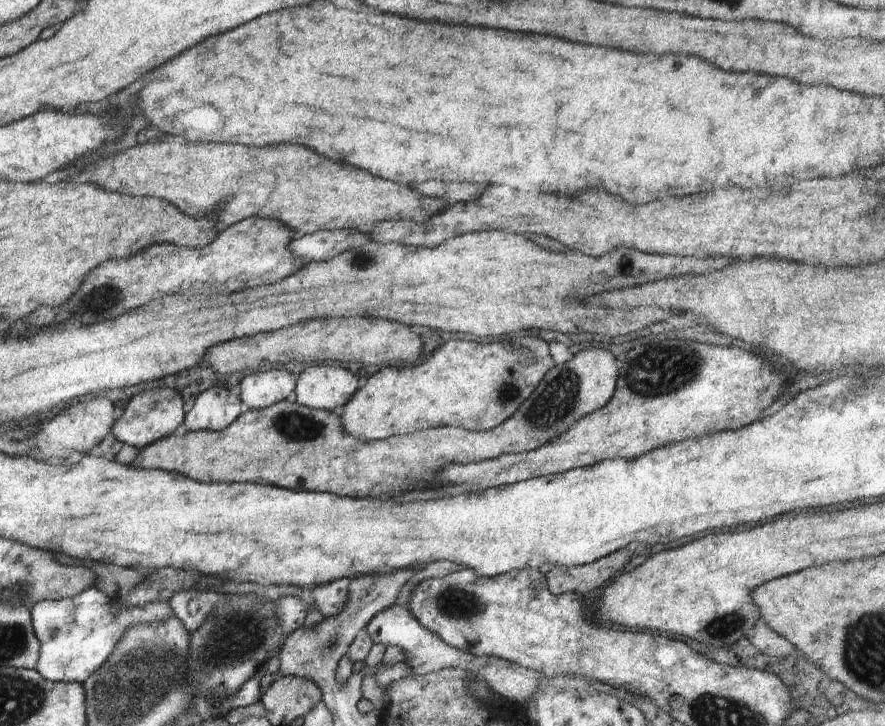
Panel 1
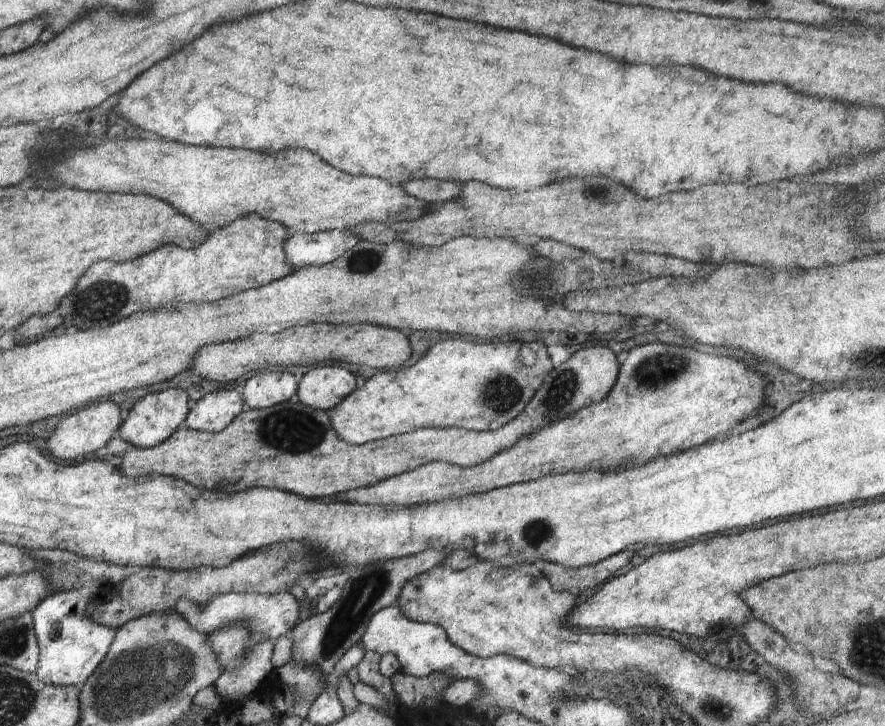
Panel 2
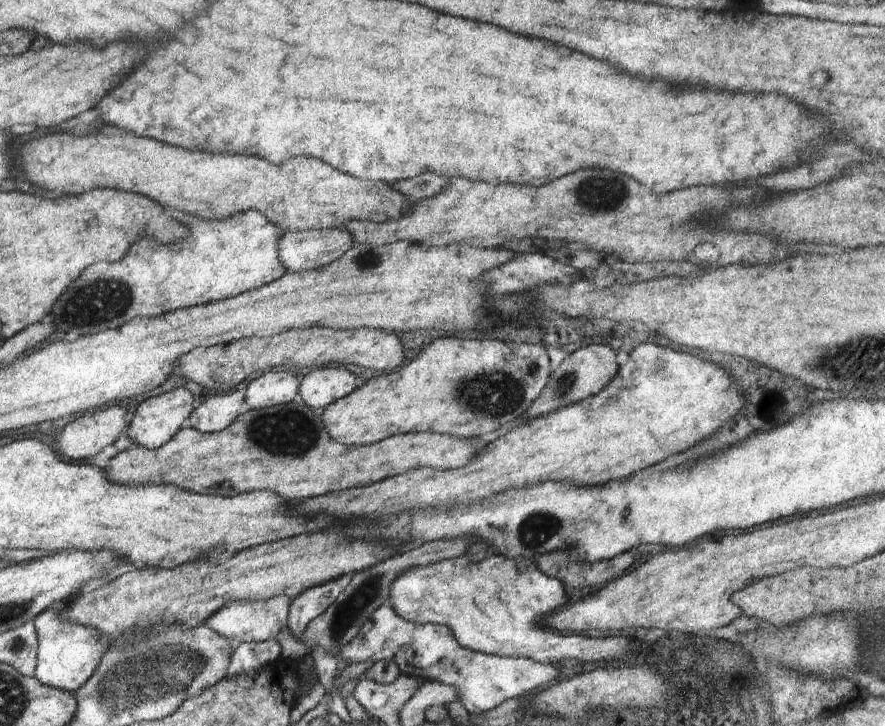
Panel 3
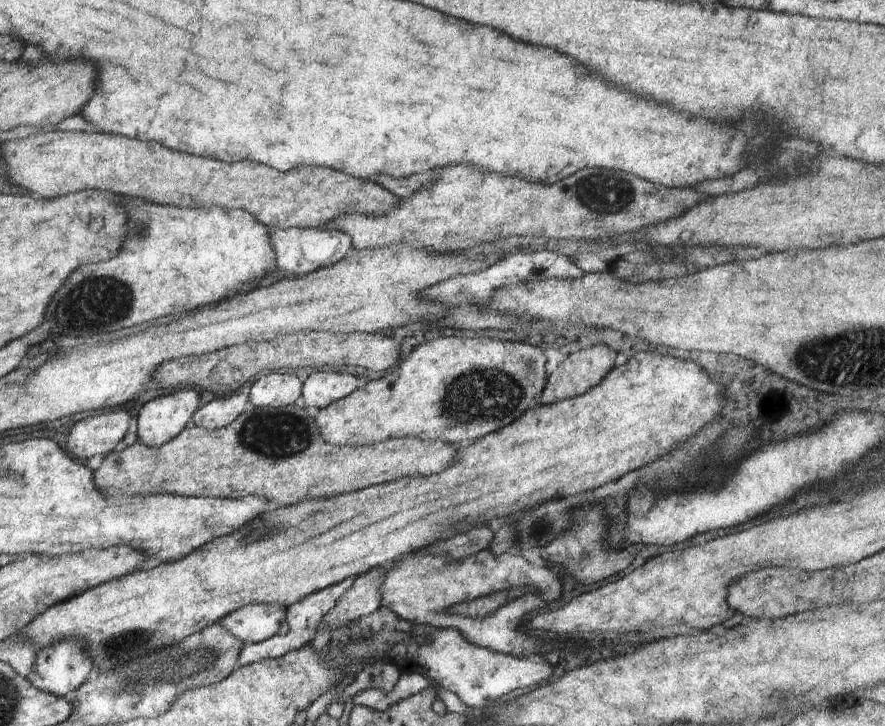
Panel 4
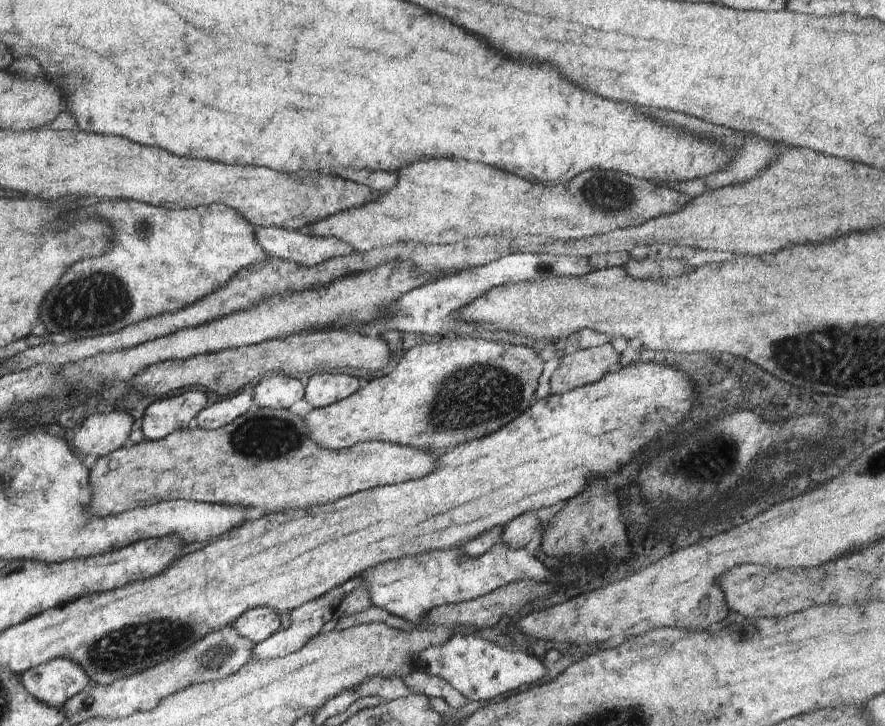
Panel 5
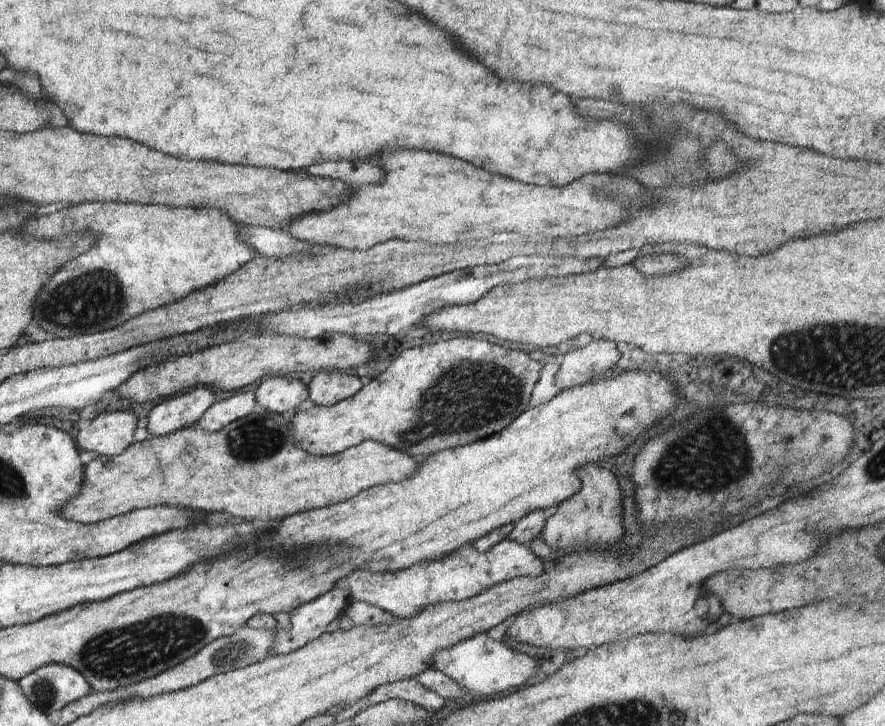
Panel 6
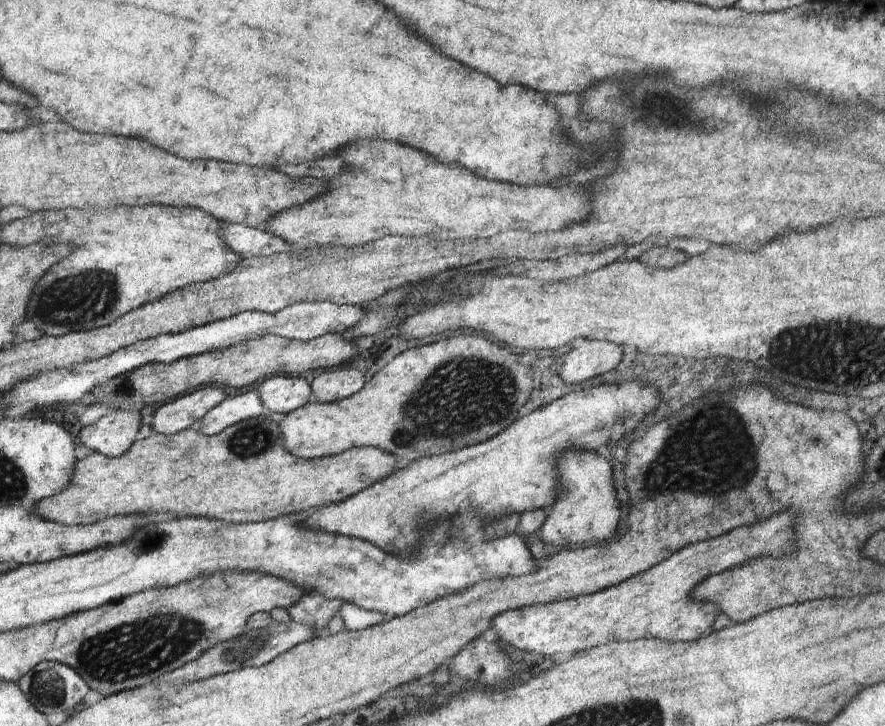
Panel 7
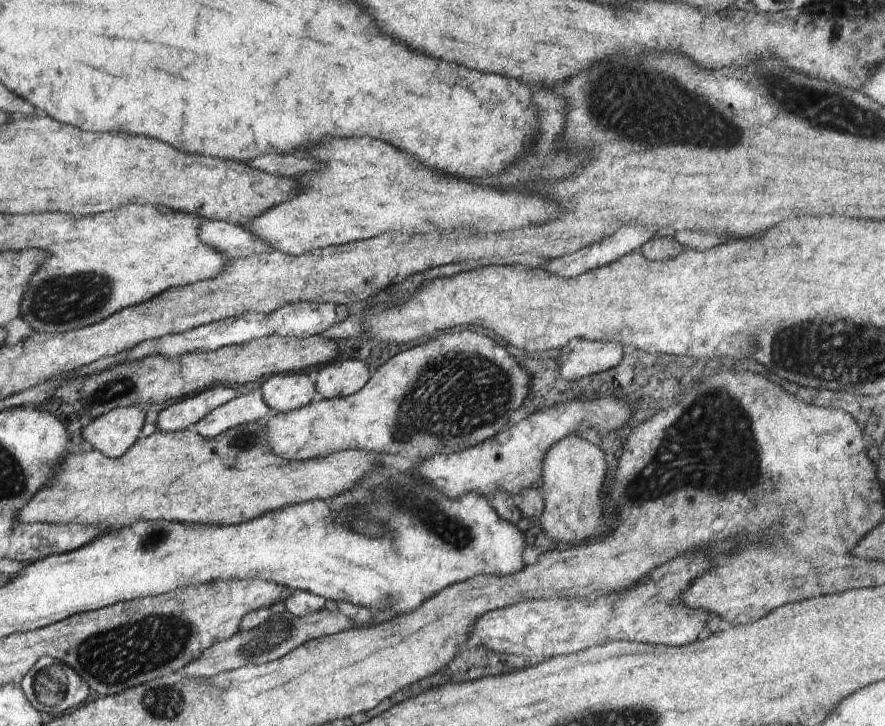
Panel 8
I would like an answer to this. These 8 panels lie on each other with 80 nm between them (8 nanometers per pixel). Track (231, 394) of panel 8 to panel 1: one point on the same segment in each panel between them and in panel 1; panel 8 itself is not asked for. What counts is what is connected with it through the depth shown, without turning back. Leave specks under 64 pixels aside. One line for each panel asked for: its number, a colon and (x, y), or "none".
1: (152, 415)
2: (155, 416)
3: (157, 419)
4: (159, 420)
5: (163, 417)
6: (167, 416)
7: (180, 413)

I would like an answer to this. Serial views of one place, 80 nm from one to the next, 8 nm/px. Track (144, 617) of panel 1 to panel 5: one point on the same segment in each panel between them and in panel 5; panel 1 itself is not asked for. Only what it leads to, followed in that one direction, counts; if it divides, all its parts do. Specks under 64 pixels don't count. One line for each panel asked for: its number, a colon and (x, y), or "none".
2: (71, 645)
3: (68, 654)
4: (59, 669)
5: (54, 682)

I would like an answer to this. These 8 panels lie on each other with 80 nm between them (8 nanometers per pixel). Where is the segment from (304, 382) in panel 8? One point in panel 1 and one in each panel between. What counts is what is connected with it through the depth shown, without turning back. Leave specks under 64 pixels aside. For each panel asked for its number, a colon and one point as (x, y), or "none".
1: (261, 389)
2: (263, 390)
3: (271, 388)
4: (276, 389)
5: (280, 391)
6: (277, 393)
7: (280, 393)

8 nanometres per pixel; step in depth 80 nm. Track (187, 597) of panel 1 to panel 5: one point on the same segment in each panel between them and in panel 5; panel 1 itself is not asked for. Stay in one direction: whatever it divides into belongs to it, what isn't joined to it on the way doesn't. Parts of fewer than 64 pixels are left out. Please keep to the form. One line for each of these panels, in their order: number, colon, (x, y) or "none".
2: (273, 615)
3: (246, 621)
4: (254, 623)
5: (258, 624)

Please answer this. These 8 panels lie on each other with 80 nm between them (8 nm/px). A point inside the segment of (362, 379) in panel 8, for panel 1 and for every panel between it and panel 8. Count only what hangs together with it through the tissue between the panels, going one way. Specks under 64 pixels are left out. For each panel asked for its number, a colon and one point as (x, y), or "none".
1: (321, 386)
2: (323, 387)
3: (321, 387)
4: (323, 387)
5: (323, 389)
6: (327, 388)
7: (340, 382)

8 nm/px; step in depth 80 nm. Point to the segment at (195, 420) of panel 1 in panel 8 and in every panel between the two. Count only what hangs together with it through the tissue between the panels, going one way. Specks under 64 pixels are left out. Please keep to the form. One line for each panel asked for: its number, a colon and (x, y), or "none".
2: (214, 411)
3: (216, 412)
4: (218, 413)
5: (220, 413)
6: (221, 413)
7: (234, 409)
8: (247, 408)

